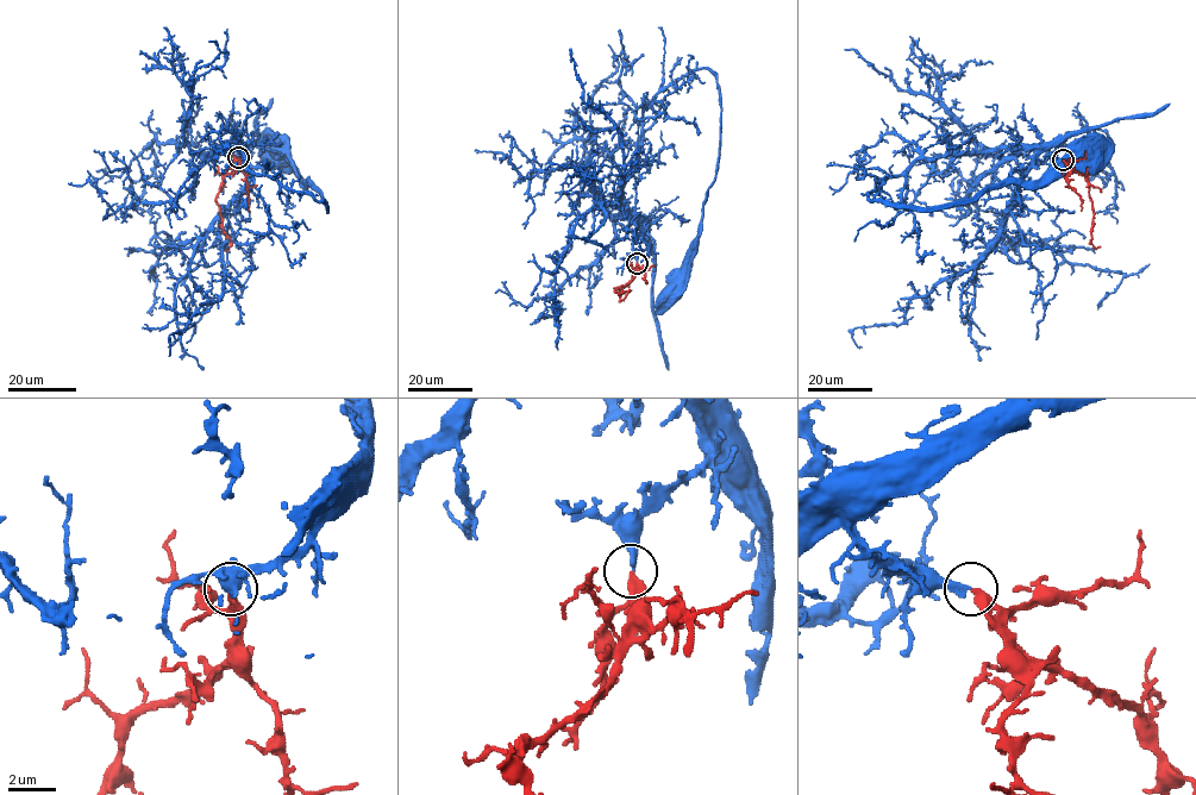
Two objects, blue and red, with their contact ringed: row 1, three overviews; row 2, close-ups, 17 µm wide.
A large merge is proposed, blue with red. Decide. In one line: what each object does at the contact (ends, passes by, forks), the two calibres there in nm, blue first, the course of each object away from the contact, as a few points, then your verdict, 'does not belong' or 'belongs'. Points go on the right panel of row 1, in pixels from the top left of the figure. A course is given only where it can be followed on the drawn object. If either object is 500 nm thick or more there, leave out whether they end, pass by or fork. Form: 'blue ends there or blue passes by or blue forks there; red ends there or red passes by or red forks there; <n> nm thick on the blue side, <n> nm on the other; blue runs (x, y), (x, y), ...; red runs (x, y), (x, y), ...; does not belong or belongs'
blue ends there; red ends there; 280 nm thick on the blue side, 320 nm on the other; blue runs (1063, 158), (1020, 146), (916, 158), (868, 196), (927, 208), (969, 204), (991, 188), (1076, 170), (1094, 154); red runs (1063, 158), (1087, 179), (1094, 213), (1090, 243), (1096, 248), (1101, 246); belongs

